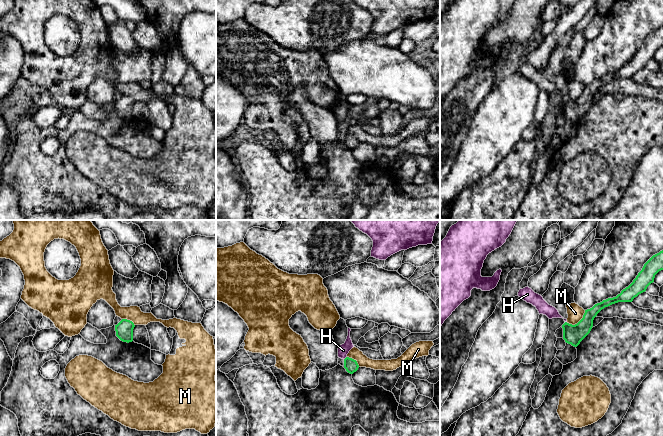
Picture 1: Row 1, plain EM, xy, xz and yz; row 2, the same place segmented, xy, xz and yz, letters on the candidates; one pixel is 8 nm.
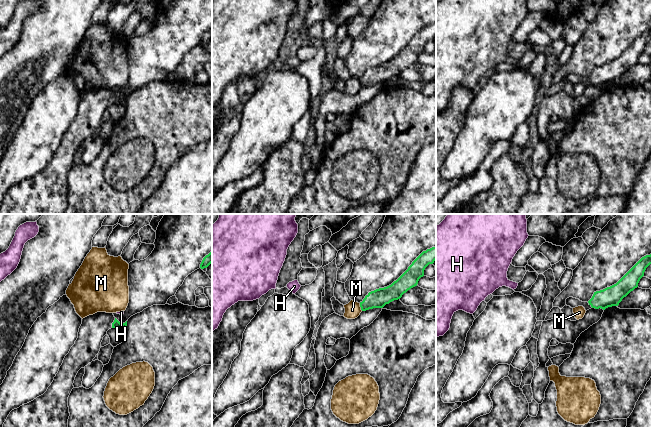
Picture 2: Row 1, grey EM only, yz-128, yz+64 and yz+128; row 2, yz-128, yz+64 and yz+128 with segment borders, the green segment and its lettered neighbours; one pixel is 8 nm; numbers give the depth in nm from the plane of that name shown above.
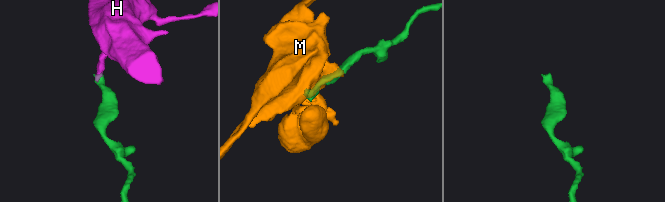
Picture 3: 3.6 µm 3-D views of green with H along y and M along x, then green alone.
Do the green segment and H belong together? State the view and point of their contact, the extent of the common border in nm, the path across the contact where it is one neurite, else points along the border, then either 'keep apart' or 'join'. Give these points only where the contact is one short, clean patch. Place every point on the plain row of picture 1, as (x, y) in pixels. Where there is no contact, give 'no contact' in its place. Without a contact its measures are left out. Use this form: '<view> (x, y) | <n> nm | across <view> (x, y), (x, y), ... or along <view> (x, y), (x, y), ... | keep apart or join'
xz (345, 134) | 40 nm | keep apart

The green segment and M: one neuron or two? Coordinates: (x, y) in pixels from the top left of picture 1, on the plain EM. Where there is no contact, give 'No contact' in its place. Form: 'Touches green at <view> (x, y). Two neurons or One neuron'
Touches green at yz (578, 98). Two neurons

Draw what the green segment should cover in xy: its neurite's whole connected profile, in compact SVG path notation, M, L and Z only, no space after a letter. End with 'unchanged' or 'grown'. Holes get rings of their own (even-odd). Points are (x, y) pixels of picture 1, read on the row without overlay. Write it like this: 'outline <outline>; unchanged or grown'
outline M122 95L117 101L115 101L116 112L123 118L132 118L134 103L135 101L132 97Z; unchanged

